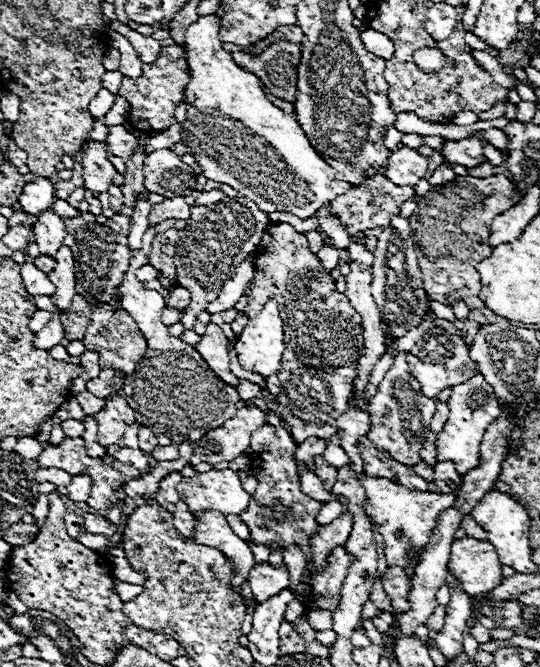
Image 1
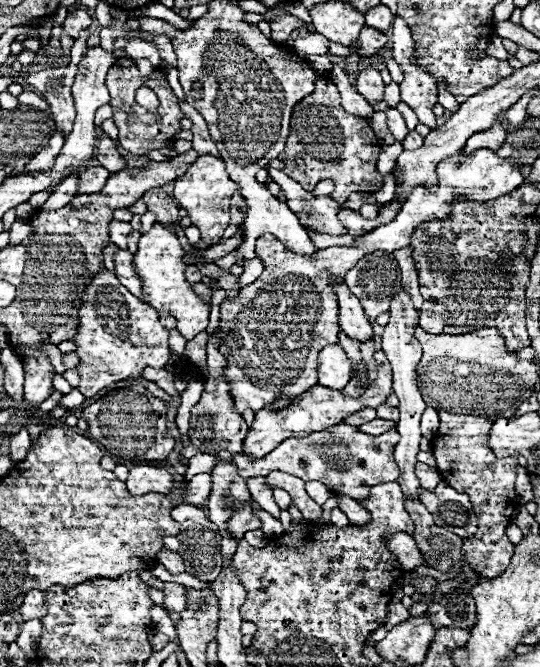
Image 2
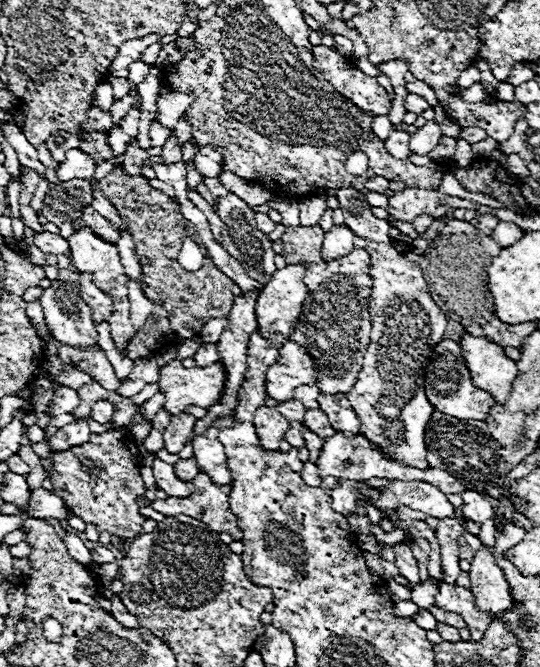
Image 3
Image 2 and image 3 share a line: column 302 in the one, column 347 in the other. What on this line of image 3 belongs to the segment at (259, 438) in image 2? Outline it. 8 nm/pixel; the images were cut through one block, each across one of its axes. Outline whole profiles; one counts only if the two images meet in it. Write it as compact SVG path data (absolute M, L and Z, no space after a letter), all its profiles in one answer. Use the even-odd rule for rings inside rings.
M342 392L334 396L320 394L318 404L320 404L320 410L328 414L334 430L344 432L346 436L356 436L360 432L360 418L354 412L354 408L350 406L348 394L342 394Z

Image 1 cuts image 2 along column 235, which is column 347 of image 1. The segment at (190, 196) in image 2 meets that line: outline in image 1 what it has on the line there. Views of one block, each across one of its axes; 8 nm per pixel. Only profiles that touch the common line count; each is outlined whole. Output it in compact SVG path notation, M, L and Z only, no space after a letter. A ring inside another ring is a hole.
M200 16L186 30L186 60L190 68L190 82L186 86L186 120L182 122L182 144L196 158L202 174L214 182L222 182L250 198L264 212L290 212L298 218L314 216L322 206L332 202L336 196L350 192L354 186L334 178L332 166L328 166L314 150L298 120L276 108L260 88L254 74L242 70L222 48L218 40L220 20L214 16Z

